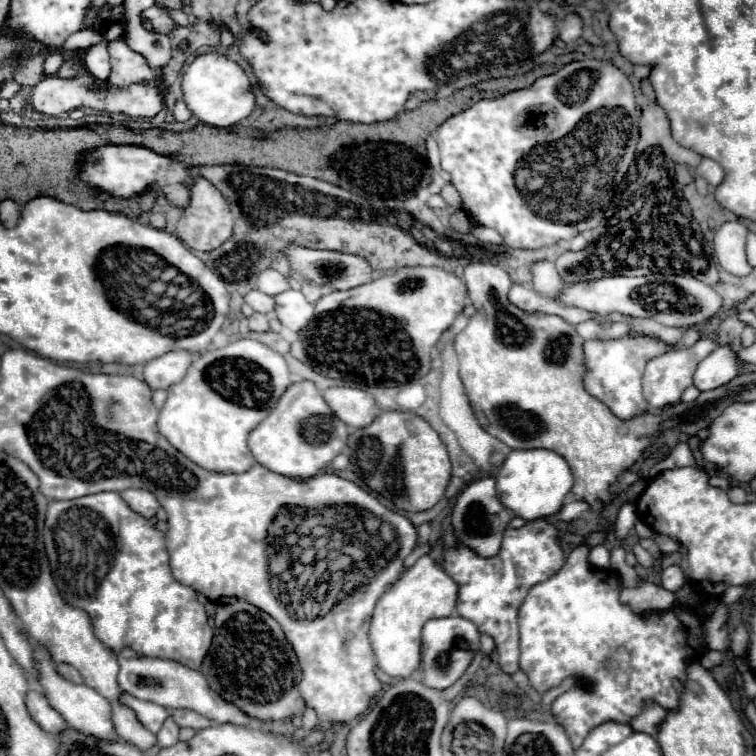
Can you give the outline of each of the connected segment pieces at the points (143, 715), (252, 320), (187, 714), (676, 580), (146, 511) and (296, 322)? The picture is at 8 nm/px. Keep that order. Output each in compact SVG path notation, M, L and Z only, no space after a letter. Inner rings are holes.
M123 693L121 701L135 711L137 719L151 733L157 733L161 729L161 725L165 723L165 719L169 717L169 711L161 709L161 705L149 705L149 701L137 701L137 697L129 697L129 693Z
M253 313L249 317L249 329L251 331L269 331L269 315L263 315L263 313Z
M175 709L175 711L171 711L171 717L175 719L175 723L177 723L179 727L205 729L205 727L209 727L209 725L211 725L211 721L209 721L209 719L201 717L199 713L193 713L193 711L189 711L189 709Z
M671 565L667 569L663 569L661 573L661 587L665 587L667 591L679 591L683 585L687 583L683 571L677 567L677 565Z
M125 489L121 493L123 501L139 515L143 515L145 519L151 519L159 507L159 501L153 493L145 491L145 489Z
M283 291L275 295L275 317L291 331L301 331L313 317L313 305L301 291Z

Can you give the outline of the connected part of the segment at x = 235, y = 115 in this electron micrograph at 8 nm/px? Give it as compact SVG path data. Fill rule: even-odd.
M221 53L199 55L185 71L181 89L183 89L183 99L187 109L199 121L211 127L231 127L237 121L245 119L255 105L255 97L253 97L247 73Z

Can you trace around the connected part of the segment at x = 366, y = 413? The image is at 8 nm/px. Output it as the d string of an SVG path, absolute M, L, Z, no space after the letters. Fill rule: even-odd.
M331 387L323 391L327 405L349 427L363 429L377 417L377 405L371 393L353 387Z

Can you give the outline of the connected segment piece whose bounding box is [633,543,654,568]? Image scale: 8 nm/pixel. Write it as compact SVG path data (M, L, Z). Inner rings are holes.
M637 543L635 547L633 547L633 554L636 557L637 563L643 567L652 567L654 565L654 559Z

